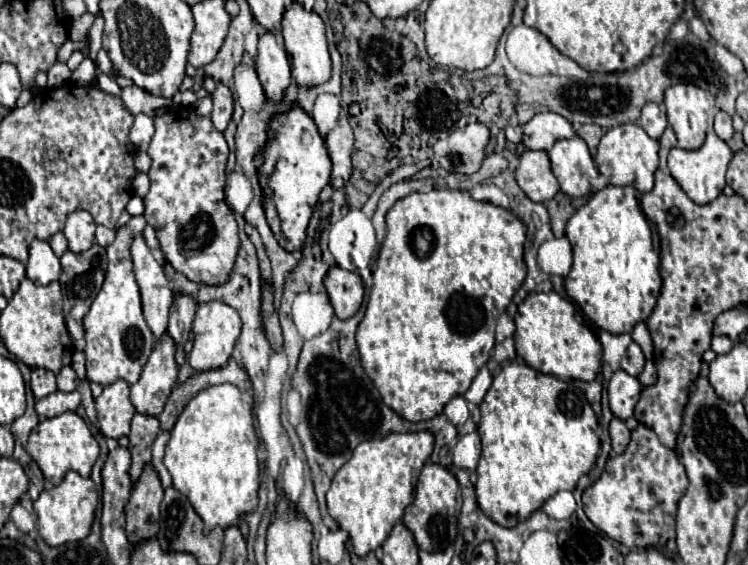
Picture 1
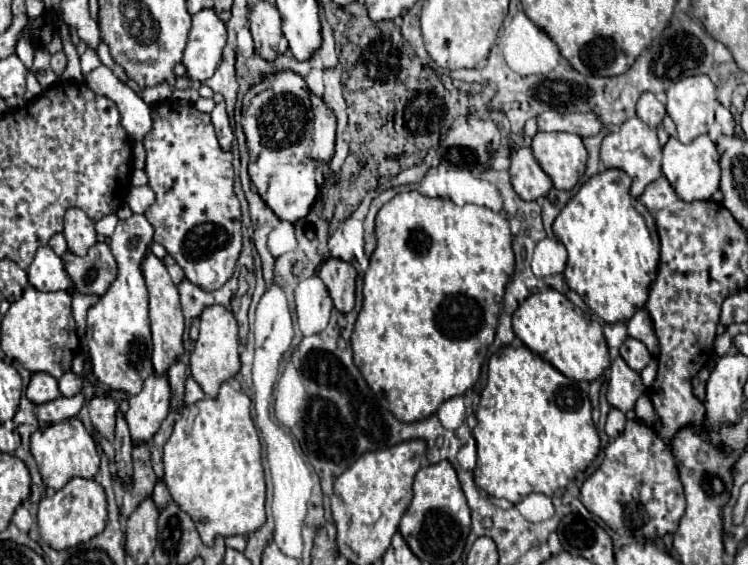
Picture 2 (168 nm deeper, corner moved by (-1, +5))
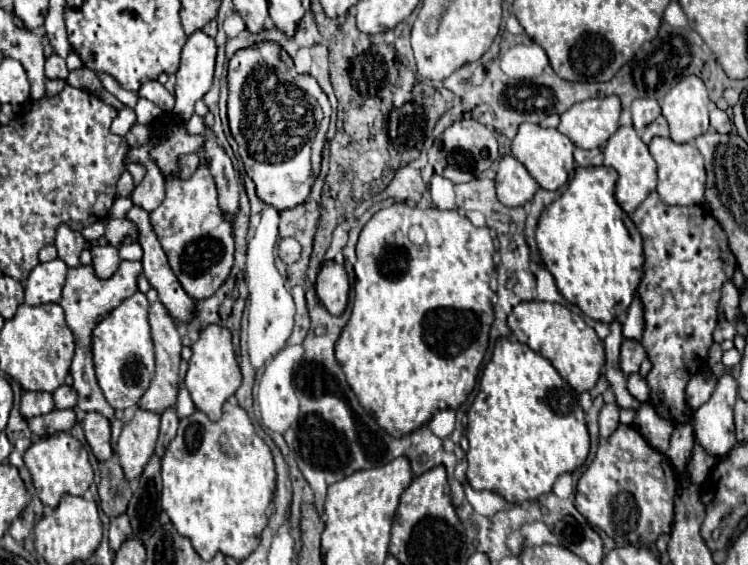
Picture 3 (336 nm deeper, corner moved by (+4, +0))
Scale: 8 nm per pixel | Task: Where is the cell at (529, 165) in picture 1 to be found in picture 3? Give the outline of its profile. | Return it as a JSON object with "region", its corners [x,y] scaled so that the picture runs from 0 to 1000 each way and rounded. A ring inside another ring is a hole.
{"region":[[[684,274],[668,281],[663,306],[663,345],[671,363],[695,366],[714,349],[719,331],[722,327],[711,317],[703,296]]]}

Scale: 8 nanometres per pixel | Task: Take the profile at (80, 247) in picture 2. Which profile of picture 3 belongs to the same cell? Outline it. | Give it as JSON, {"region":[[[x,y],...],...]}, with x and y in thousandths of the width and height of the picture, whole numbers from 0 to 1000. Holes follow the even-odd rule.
{"region":[[[80,398],[75,412],[75,441],[78,455],[91,469],[91,473],[104,473],[107,469],[107,448],[112,441],[112,419],[107,419],[107,409],[91,405],[91,398]]]}

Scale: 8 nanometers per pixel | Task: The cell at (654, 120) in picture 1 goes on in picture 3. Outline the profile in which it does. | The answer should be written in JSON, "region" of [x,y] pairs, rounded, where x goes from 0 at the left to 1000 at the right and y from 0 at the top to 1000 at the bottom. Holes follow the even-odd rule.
{"region":[[[850,175],[845,182],[845,218],[850,228],[861,228],[882,204],[882,186],[877,175]]]}

